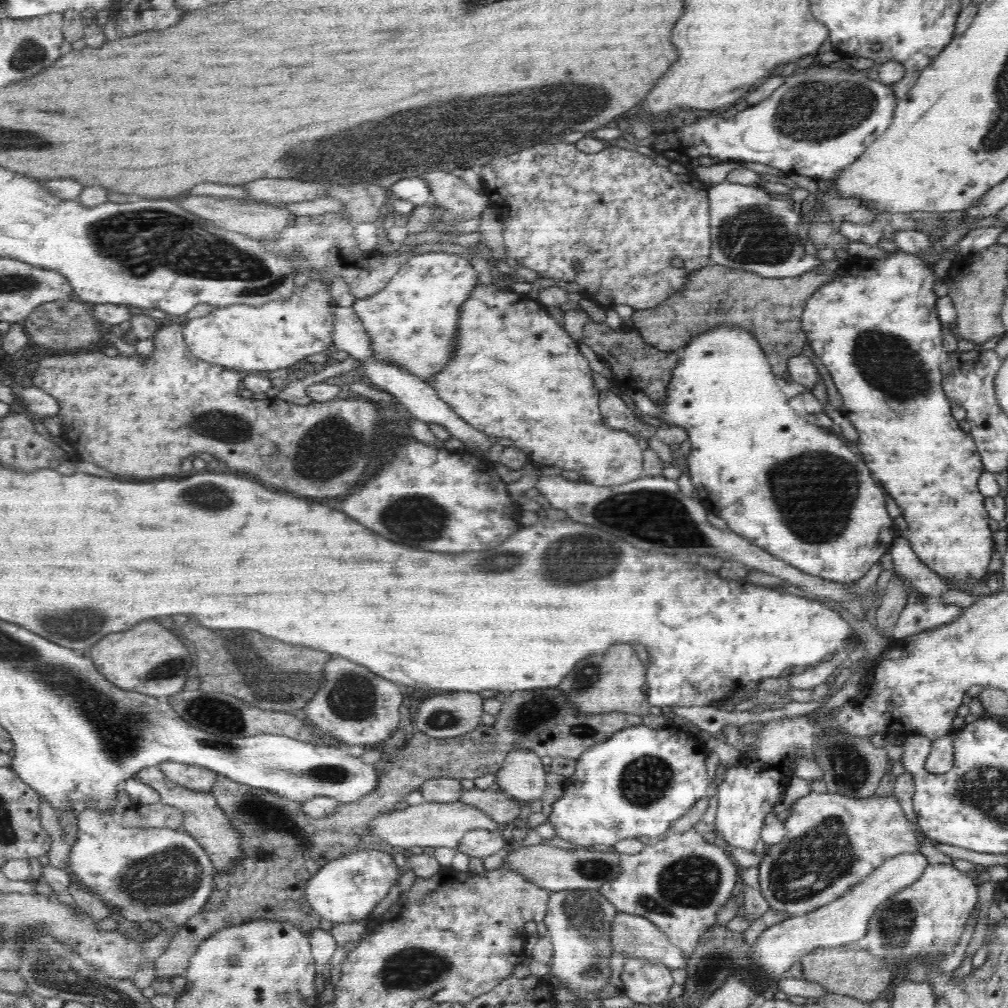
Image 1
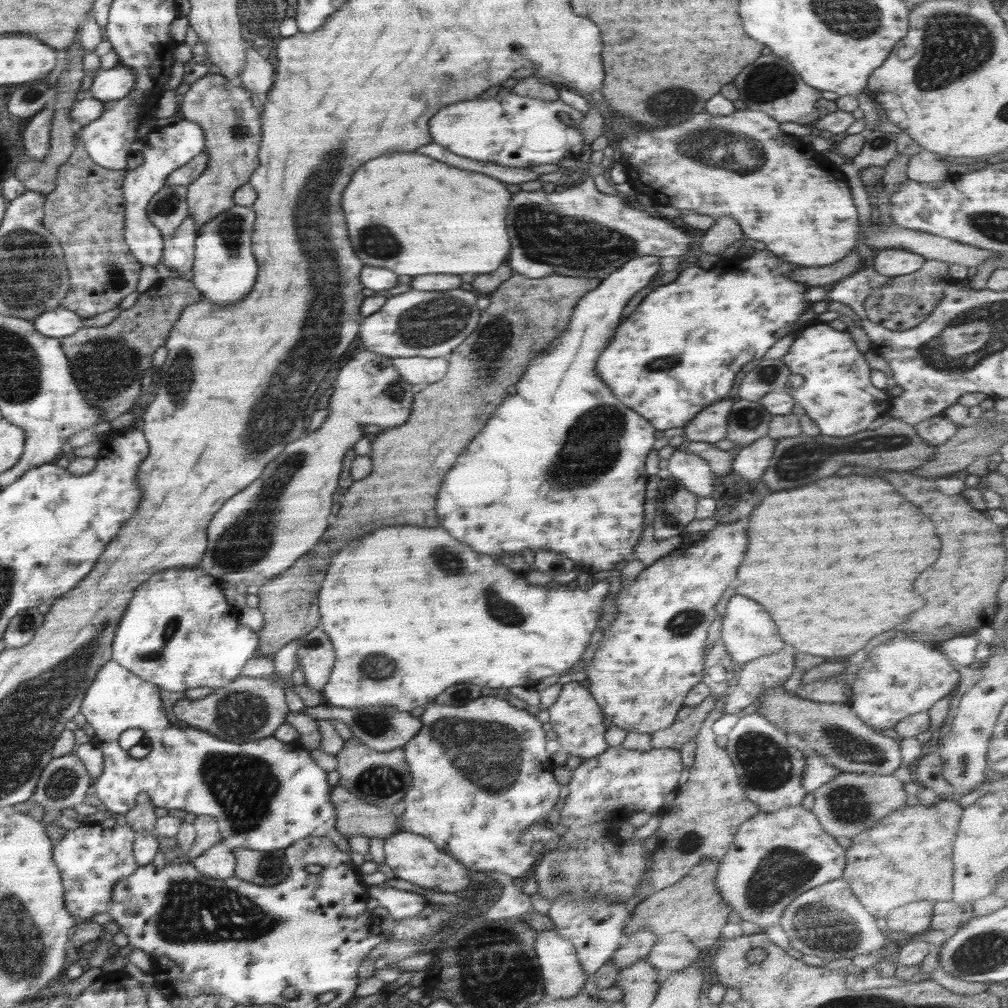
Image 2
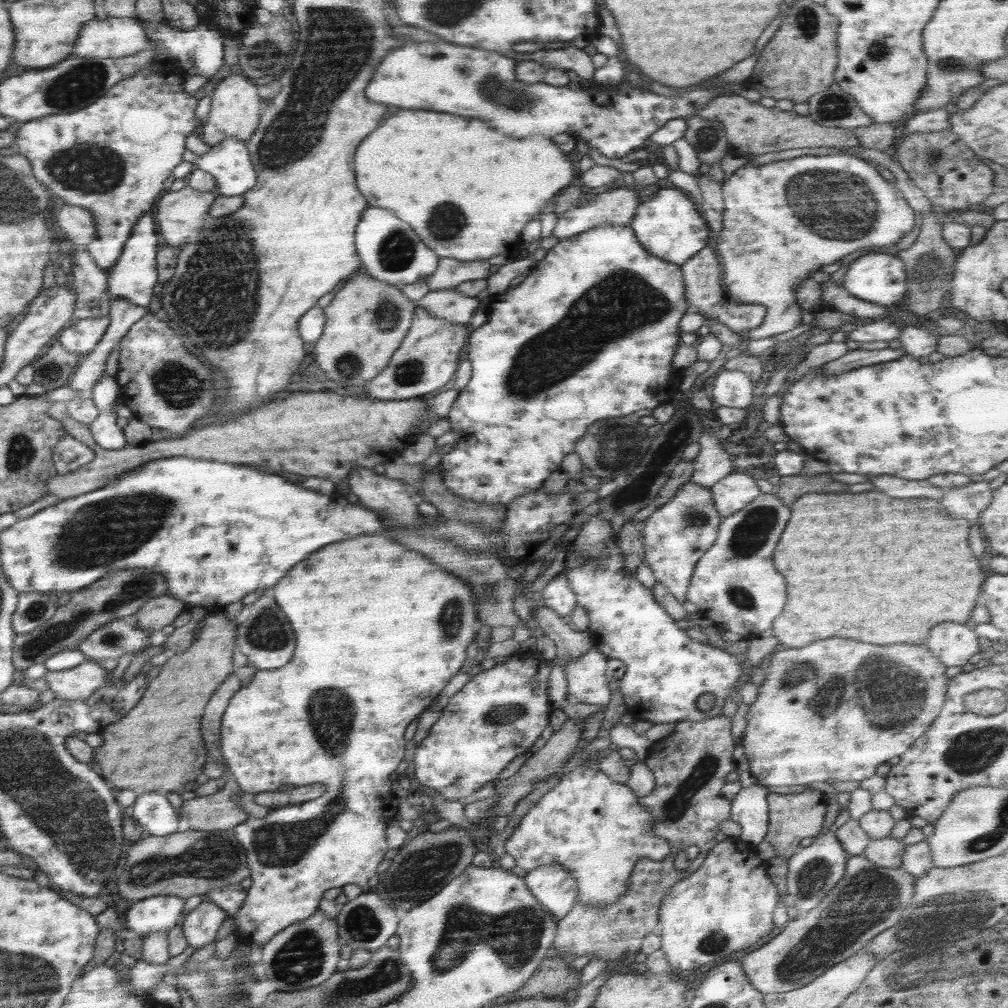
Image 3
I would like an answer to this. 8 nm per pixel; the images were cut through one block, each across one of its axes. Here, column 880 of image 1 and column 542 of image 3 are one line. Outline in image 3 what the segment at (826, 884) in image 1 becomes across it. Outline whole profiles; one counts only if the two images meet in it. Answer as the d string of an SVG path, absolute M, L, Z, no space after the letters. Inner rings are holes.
M576 767L565 774L523 817L505 844L506 853L512 855L516 866L526 872L542 865L563 866L575 876L578 904L586 904L588 908L612 906L627 893L628 877L640 858L662 860L671 851L671 844L653 832L654 818L639 802L640 797L624 783L612 780L600 770Z

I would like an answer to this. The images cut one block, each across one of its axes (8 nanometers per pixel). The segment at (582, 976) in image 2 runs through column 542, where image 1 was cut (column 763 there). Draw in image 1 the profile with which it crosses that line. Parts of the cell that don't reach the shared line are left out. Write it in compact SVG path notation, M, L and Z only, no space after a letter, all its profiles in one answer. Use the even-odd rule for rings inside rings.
M920 852L904 853L884 861L865 879L843 894L836 901L811 913L784 919L770 926L756 939L751 948L751 960L771 980L783 979L788 975L794 962L819 947L839 947L866 936L872 914L888 901L888 898L900 892L906 886L914 884L928 866L928 859Z

